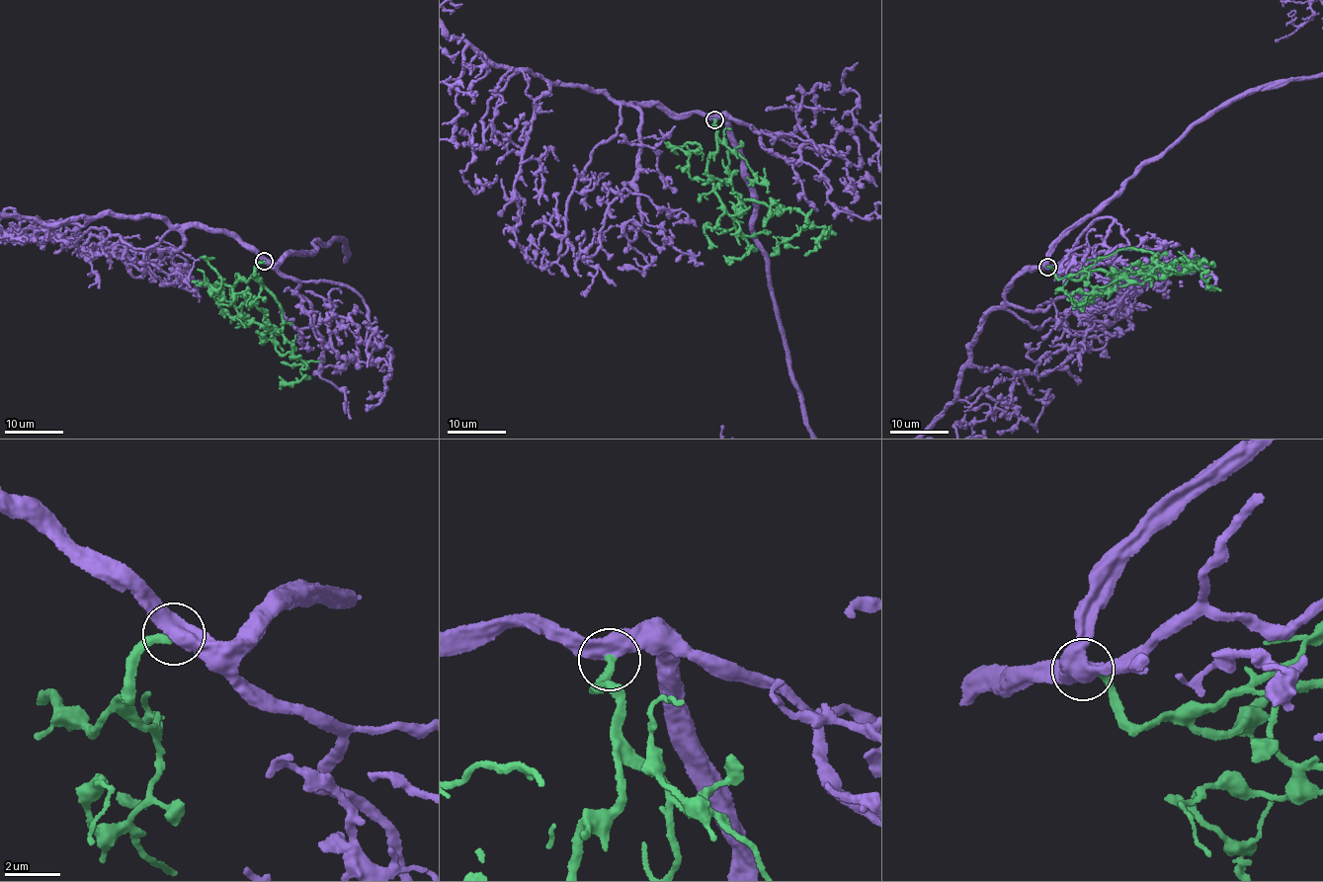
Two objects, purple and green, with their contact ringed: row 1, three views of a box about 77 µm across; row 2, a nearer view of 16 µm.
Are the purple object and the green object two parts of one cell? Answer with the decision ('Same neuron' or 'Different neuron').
Same neuron

